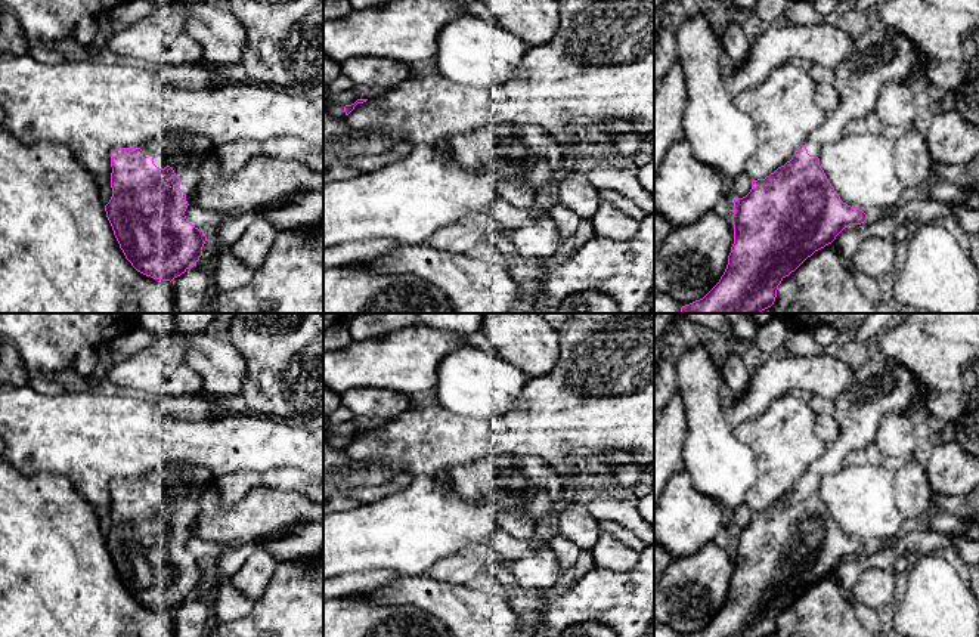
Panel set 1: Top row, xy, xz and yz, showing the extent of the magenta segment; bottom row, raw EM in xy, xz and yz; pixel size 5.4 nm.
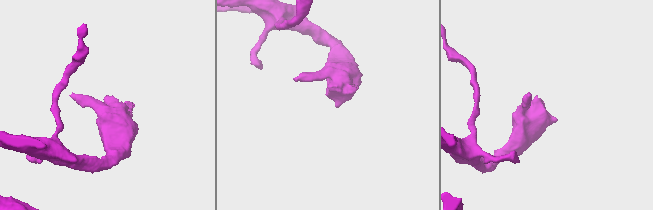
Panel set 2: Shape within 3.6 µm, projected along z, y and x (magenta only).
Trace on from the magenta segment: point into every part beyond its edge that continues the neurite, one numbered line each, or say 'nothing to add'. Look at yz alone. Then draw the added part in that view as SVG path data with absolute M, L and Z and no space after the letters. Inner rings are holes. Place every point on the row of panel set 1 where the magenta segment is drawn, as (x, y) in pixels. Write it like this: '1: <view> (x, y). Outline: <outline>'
1: yz (877, 58). Outline: M868 30L858 37L848 56L834 69L834 86L840 96L836 109L825 114L824 123L803 142L809 155L820 155L825 143L833 143L843 137L843 129L853 118L865 118L877 106L880 90L884 84L898 81L910 84L911 75L918 71L924 75L924 55L904 34L893 30Z

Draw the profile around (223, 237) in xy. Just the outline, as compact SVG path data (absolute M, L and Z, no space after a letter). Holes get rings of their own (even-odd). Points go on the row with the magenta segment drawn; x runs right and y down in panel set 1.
M258 211L245 213L213 229L208 235L211 250L230 250L230 247L244 235L250 225L258 217Z

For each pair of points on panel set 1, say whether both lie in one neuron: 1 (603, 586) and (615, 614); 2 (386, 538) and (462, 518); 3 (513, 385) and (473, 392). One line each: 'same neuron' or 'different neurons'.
1: same neuron
2: same neuron
3: same neuron

